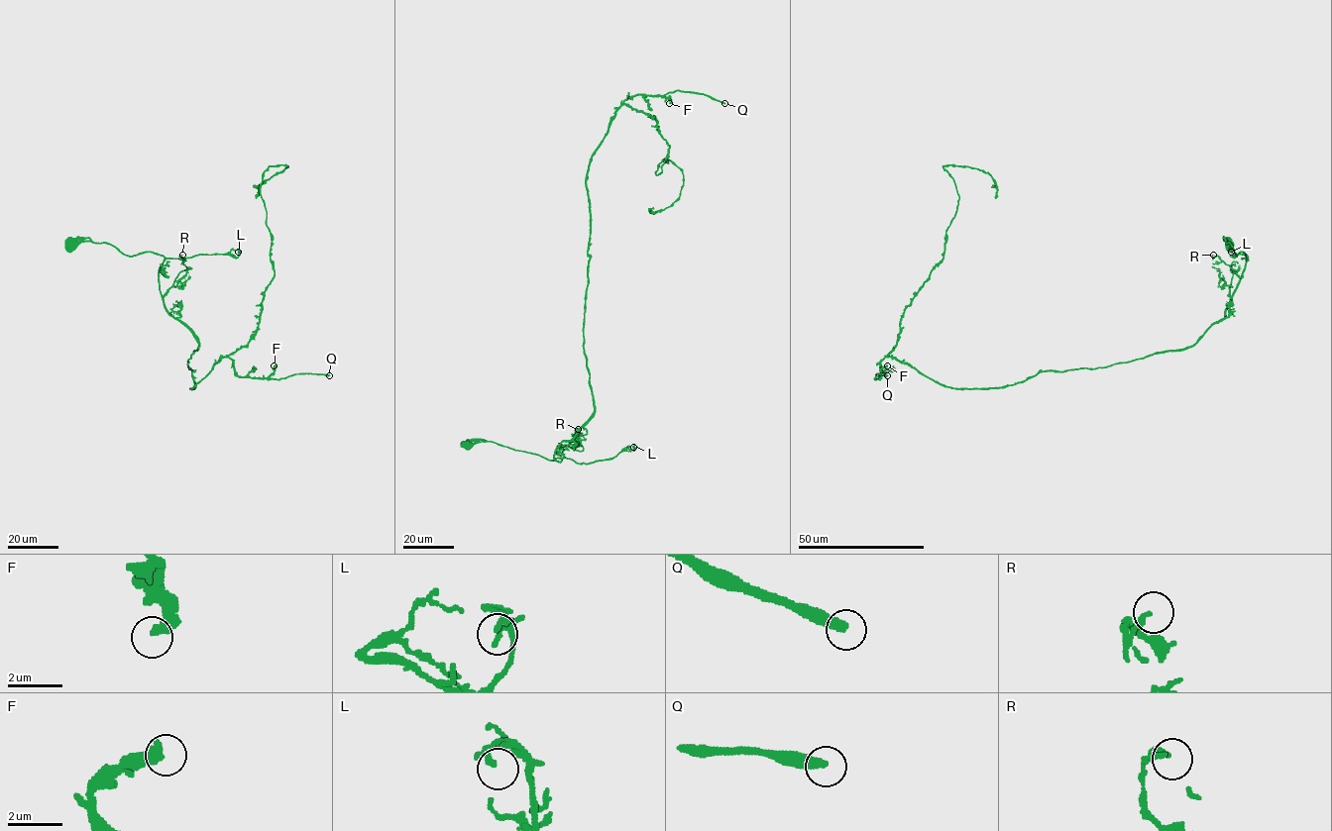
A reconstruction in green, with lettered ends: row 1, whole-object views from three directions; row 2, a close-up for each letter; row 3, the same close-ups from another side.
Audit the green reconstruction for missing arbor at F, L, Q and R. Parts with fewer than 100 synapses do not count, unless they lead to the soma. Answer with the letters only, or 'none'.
Q

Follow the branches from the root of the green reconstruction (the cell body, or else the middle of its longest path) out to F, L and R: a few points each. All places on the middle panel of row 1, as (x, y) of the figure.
F: (468, 445), (495, 442), (560, 462), (558, 445), (593, 413), (584, 348), (588, 165), (627, 96), (669, 103)
L: (468, 445), (491, 441), (551, 461), (566, 457), (585, 464), (613, 459), (626, 449), (635, 450), (633, 447)
R: (468, 445), (495, 442), (560, 462), (554, 459), (558, 446), (583, 450), (575, 433), (578, 429)

